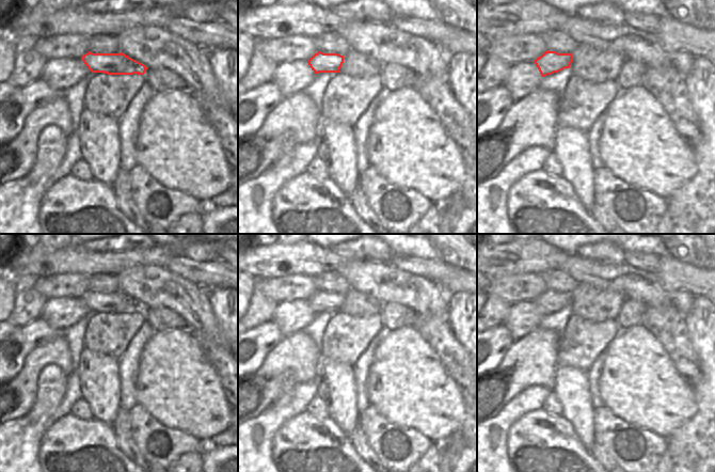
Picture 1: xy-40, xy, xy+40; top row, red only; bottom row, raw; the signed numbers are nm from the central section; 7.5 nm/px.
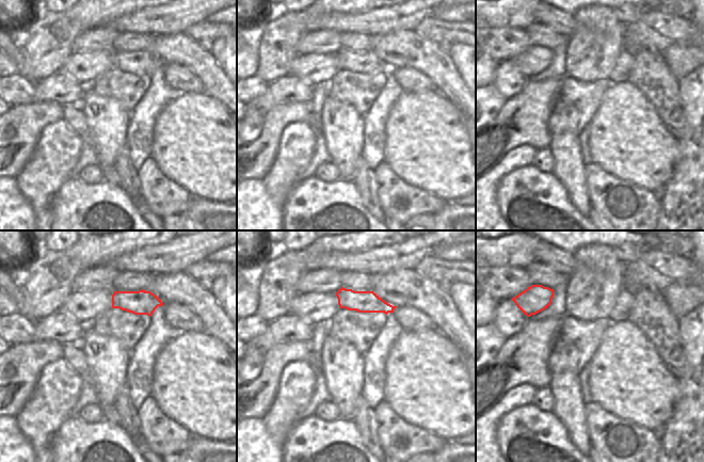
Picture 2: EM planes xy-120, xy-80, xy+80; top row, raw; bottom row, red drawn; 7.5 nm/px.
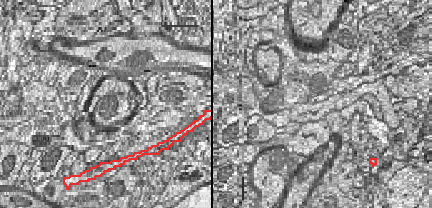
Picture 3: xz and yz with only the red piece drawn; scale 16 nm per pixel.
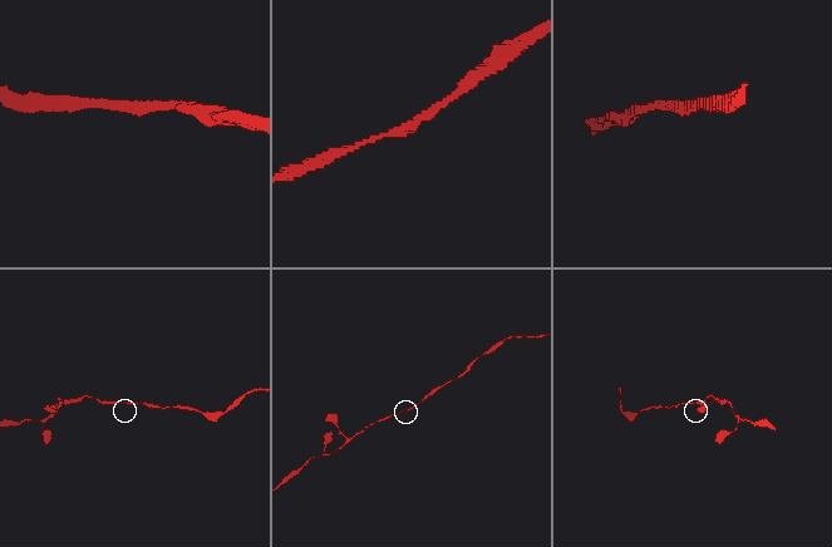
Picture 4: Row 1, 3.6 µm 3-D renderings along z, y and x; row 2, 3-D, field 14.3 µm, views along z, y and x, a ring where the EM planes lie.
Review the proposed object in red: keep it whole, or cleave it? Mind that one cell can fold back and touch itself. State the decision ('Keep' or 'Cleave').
Keep.

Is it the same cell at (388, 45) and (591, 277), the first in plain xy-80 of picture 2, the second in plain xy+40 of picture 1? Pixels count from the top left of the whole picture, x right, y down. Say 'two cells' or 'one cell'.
one cell

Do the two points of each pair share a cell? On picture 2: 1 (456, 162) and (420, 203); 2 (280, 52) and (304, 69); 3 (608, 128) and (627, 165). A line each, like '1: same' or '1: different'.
1: different
2: different
3: same

